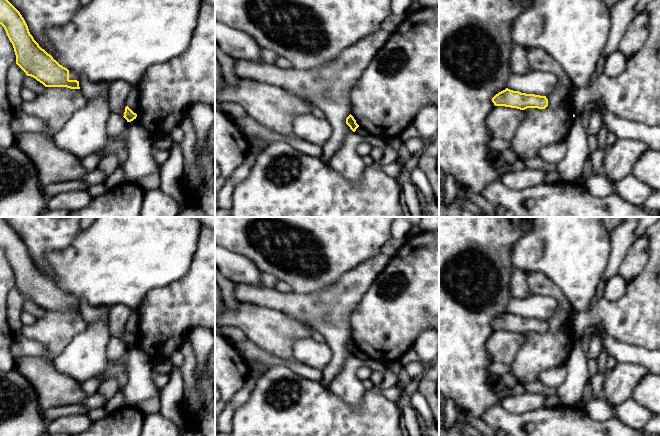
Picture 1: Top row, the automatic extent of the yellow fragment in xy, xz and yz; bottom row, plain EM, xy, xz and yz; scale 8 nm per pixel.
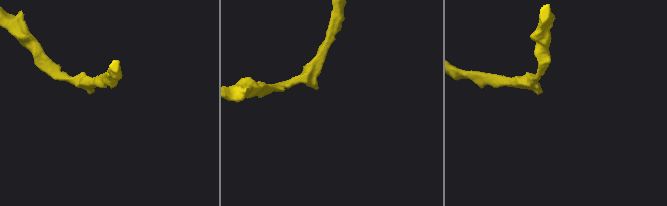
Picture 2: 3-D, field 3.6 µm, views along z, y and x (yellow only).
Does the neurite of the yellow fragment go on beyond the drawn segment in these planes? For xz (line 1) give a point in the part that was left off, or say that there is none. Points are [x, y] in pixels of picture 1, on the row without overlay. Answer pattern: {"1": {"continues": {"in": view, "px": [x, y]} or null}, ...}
{"1": {"continues": null}}

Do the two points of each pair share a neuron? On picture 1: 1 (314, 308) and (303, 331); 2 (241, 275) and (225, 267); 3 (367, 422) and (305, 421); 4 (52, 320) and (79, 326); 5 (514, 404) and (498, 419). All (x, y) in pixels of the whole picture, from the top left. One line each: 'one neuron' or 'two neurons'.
1: two neurons
2: one neuron
3: one neuron
4: one neuron
5: two neurons

